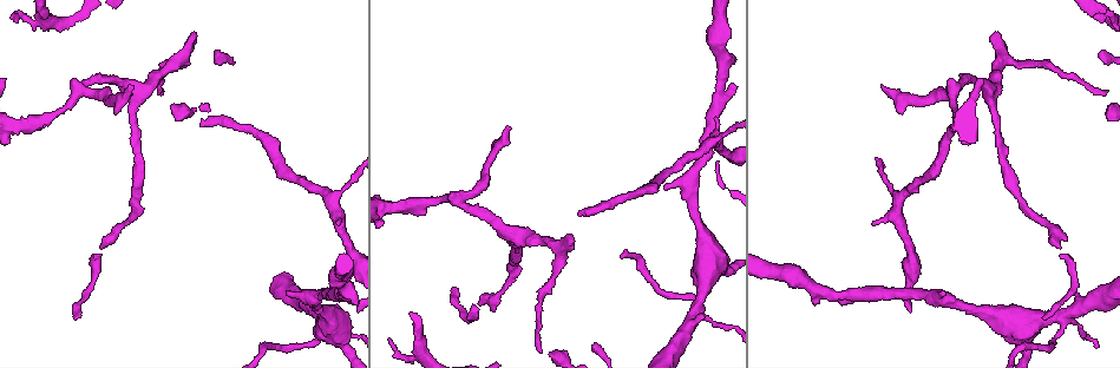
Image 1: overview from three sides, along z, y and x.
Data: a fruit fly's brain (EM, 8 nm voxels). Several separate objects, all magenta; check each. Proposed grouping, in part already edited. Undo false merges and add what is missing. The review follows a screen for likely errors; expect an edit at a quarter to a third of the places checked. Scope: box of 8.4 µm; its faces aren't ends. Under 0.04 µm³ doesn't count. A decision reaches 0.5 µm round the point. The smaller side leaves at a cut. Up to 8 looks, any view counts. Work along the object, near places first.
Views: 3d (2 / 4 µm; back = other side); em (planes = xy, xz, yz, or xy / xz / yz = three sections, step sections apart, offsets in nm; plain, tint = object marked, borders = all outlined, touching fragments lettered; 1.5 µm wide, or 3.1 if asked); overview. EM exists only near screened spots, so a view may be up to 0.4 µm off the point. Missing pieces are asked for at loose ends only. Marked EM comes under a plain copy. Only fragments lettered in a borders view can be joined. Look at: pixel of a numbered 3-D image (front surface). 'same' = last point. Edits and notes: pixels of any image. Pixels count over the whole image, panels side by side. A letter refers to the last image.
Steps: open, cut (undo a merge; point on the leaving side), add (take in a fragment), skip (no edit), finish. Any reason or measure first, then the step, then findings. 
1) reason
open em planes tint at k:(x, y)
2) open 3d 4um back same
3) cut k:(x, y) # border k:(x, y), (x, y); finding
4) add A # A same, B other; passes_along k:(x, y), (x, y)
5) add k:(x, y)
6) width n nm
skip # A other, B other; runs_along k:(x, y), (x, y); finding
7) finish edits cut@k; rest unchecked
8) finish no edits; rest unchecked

sudden change in width
open 3d 2um at 1:(696, 304)

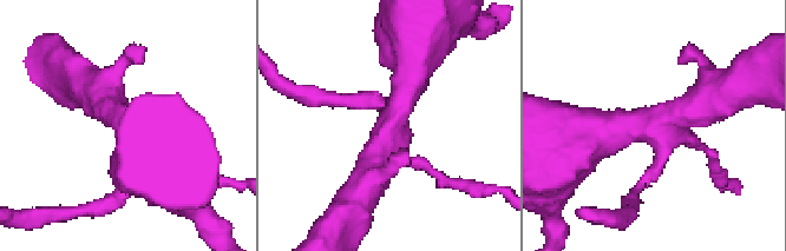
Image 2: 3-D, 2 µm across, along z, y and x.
open em planes tint at 2:(393, 127)

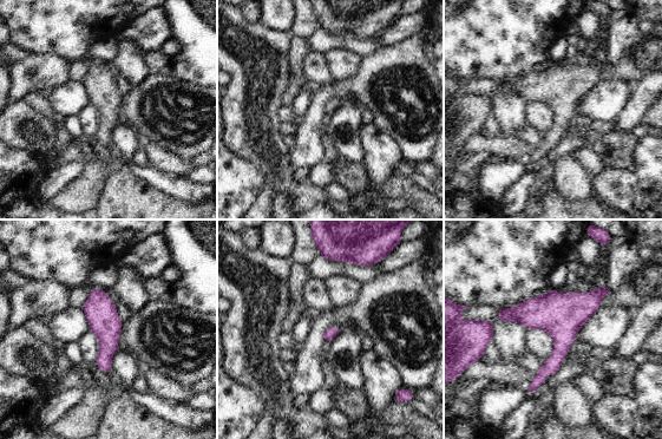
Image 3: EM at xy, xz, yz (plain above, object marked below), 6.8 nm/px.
see the neighbours
open em planes borders same

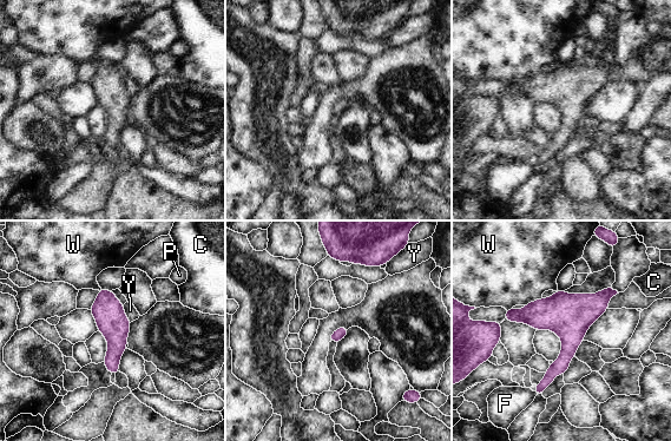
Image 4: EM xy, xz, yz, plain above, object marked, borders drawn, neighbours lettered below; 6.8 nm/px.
skip # C other, F other, P other, W other, Y other; border 4:(123, 304), (123, 310), (130, 322); continuous, no second neuron

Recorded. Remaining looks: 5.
free end
open em xz step 8 borders at 1:(200, 126)

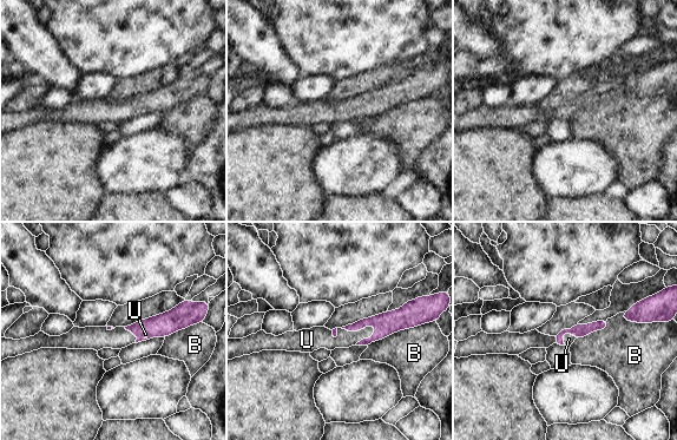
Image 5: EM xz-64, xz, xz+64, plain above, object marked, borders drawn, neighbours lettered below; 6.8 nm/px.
another direction
open em yz step 8 borders same

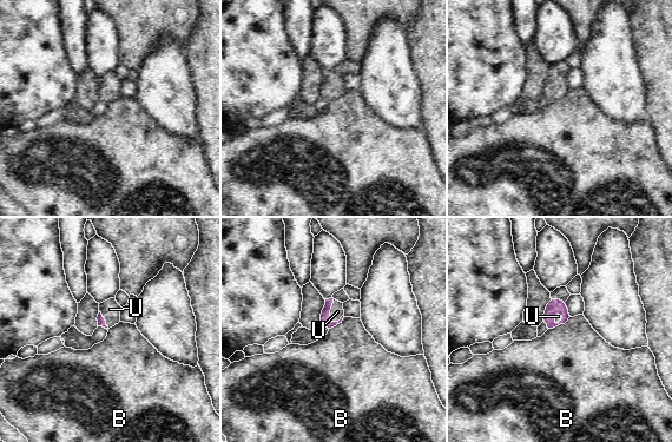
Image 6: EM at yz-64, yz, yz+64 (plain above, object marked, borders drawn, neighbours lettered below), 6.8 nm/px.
add U # B other, U same; passes_along 6:(324, 317), (329, 314), (337, 311); the neuron continues

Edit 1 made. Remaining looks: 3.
see it whole again
open overview

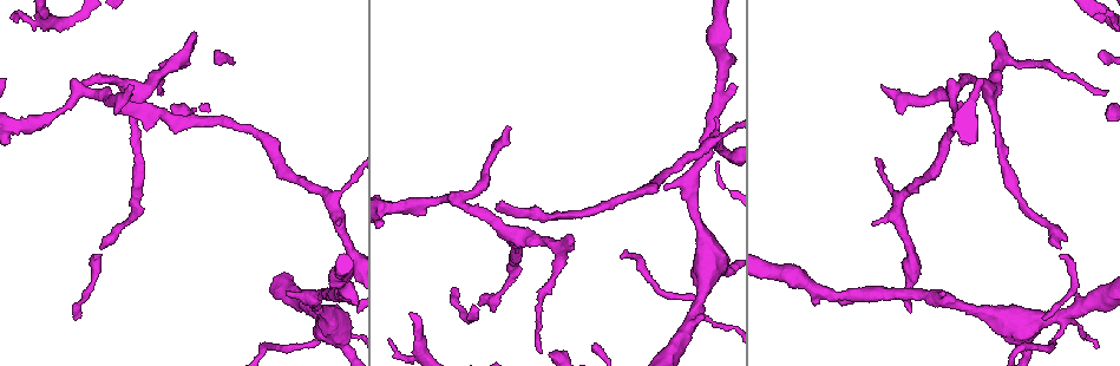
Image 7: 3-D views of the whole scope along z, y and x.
free end
open 3d 2um back at 7:(943, 292)

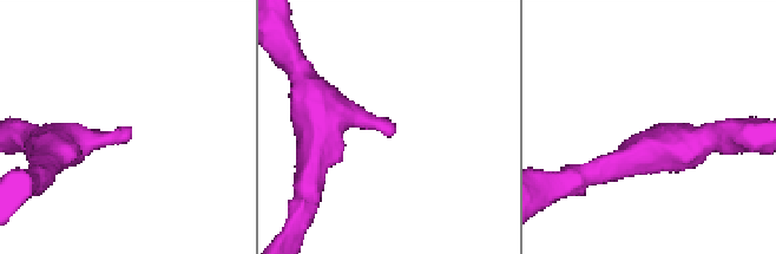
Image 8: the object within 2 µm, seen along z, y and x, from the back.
open em xy step 8 borders at 8:(129, 133)

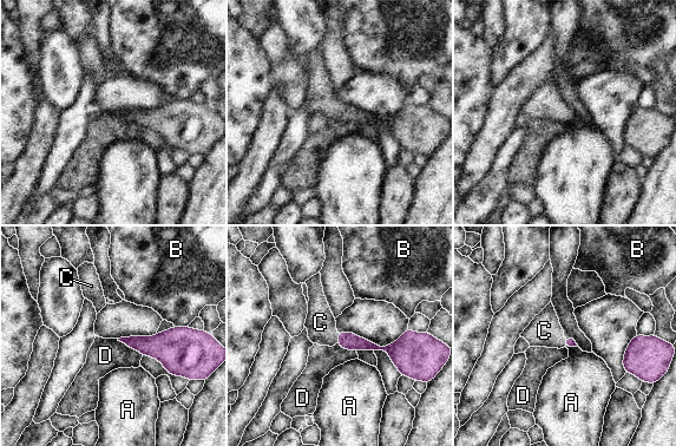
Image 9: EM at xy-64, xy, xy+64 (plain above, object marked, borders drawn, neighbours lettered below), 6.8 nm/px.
longest_contact D 200 nm
add C # A other, B other, C same, D other; it goes on there

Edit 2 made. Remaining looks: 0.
finish edits add@6, add@9; rest unchecked

